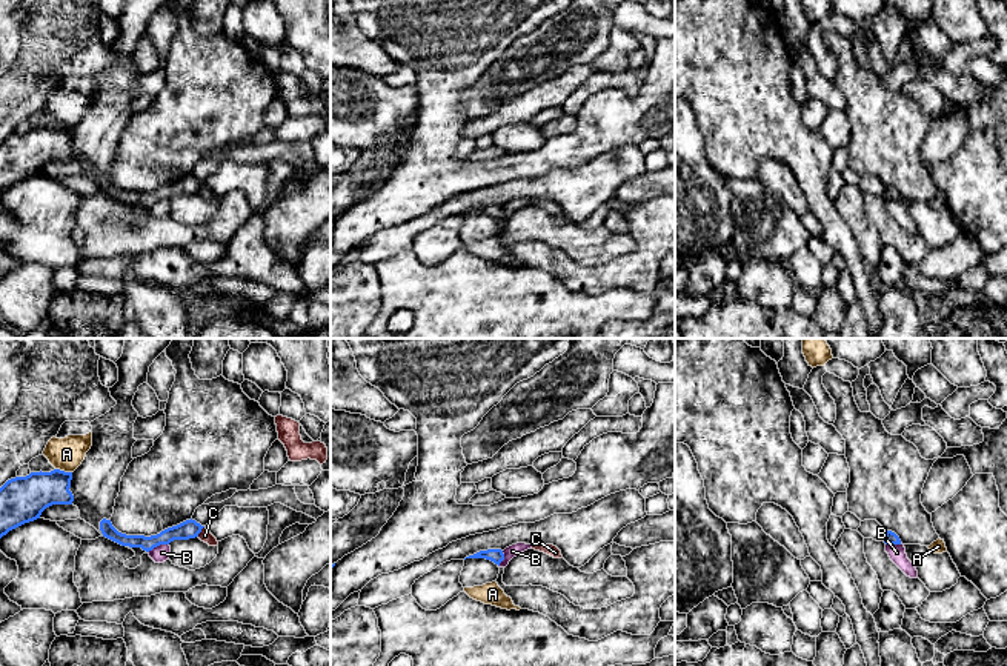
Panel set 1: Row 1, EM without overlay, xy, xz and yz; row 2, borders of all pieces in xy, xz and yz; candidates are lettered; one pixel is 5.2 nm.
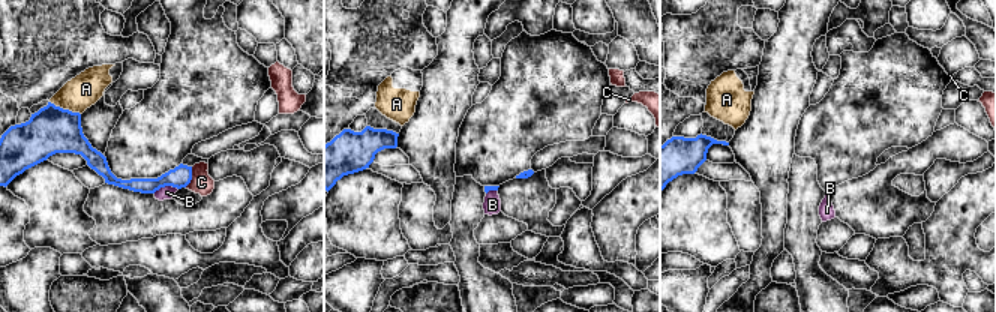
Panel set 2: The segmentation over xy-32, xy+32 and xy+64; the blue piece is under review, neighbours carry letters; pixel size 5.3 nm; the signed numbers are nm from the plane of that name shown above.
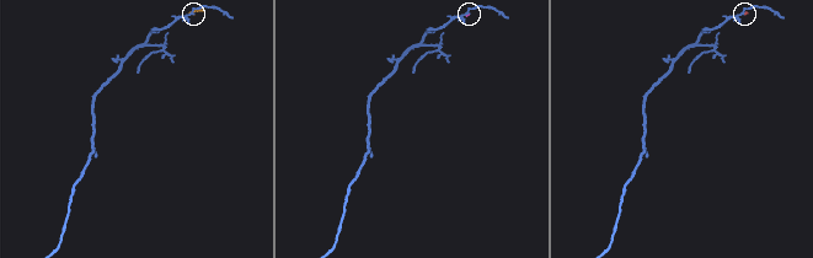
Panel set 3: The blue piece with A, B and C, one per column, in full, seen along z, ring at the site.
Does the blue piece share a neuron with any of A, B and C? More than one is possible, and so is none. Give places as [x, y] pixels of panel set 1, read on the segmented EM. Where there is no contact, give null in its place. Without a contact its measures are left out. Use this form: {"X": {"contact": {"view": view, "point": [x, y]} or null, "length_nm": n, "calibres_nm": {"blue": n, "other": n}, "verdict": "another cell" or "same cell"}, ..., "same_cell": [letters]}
{"A": {"contact": {"view": "xy", "point": [63, 471]}, "length_nm": 90, "calibres_nm": {"blue": 220, "other": 180}, "verdict": "another cell"}, "B": {"contact": {"view": "xy", "point": [157, 545]}, "length_nm": 120, "calibres_nm": {"blue": 100, "other": 90}, "verdict": "another cell"}, "C": {"contact": {"view": "xy", "point": [200, 531]}, "length_nm": 70, "calibres_nm": {"blue": 100, "other": 70}, "verdict": "another cell"}, "same_cell": []}

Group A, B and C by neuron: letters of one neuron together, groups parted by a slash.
A / B C

